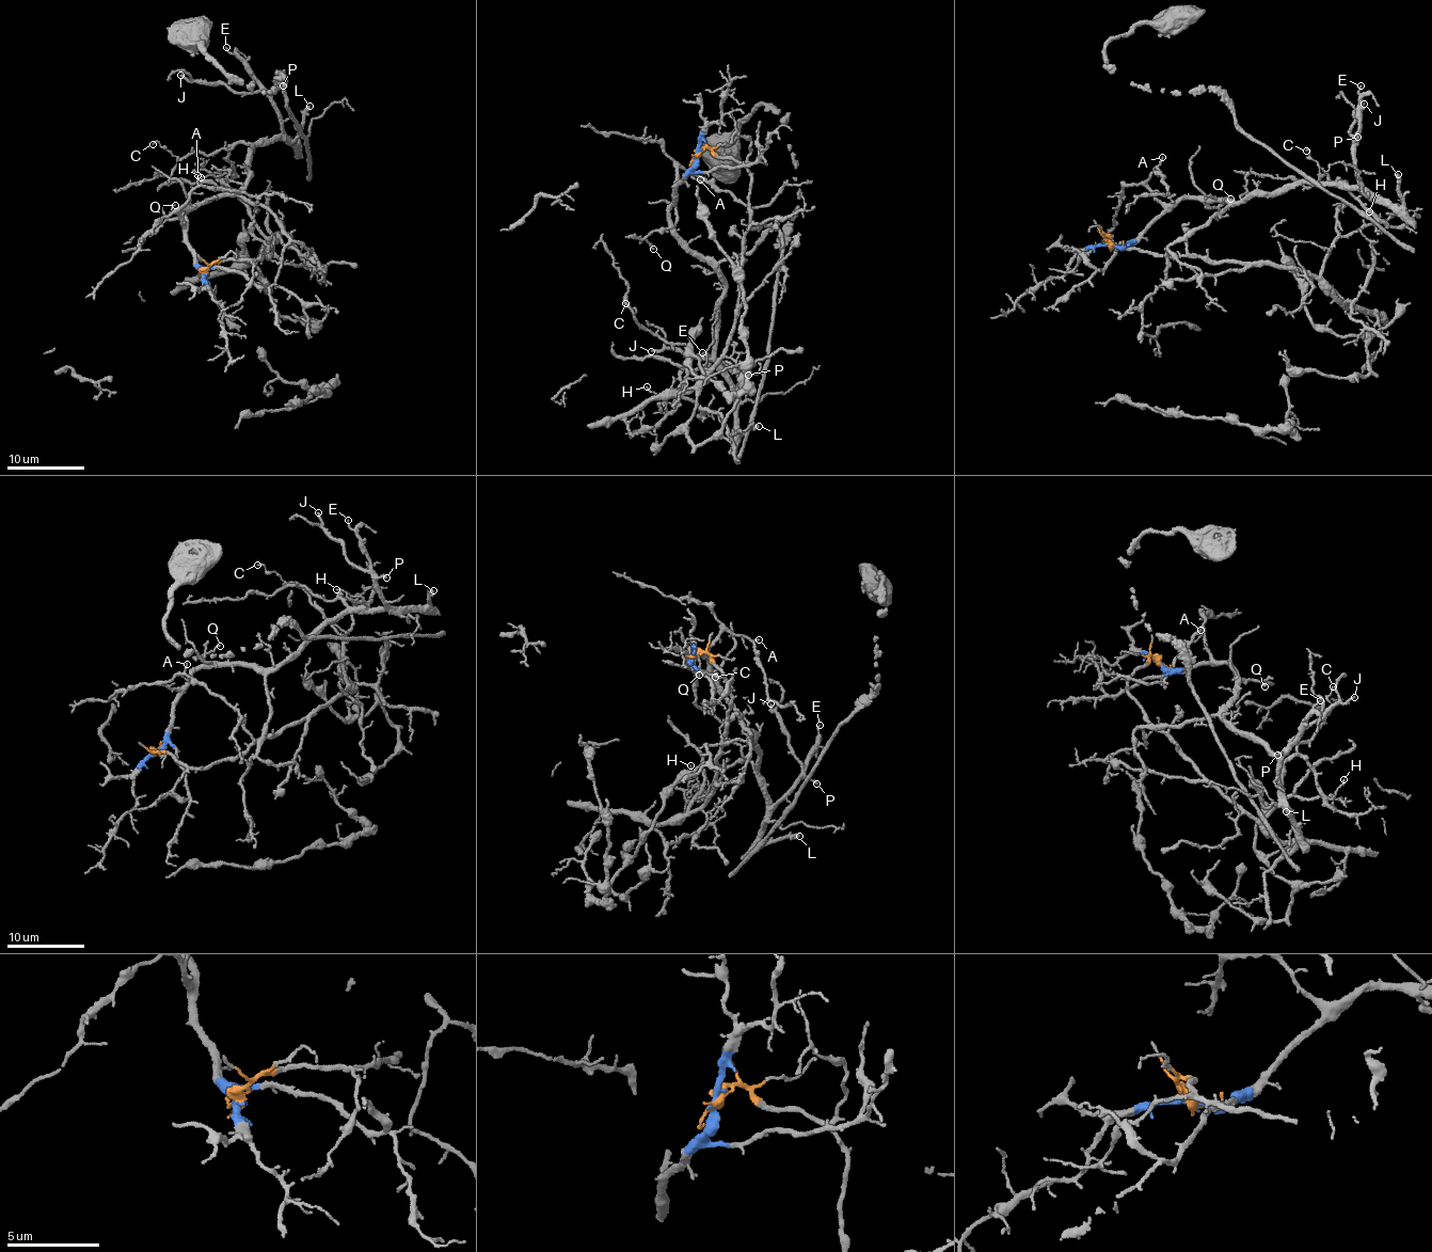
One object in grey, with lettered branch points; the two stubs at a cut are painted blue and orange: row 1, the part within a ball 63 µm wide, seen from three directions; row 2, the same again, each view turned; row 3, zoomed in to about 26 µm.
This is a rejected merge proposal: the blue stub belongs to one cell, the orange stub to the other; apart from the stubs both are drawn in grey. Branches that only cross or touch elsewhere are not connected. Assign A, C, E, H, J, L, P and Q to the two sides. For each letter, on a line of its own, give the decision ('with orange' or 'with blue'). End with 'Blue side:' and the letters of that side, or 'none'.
A: with blue
C: with blue
E: with blue
H: with blue
J: with blue
L: with blue
P: with blue
Q: with blue
Blue side: A, C, E, H, J, L, P, Q

